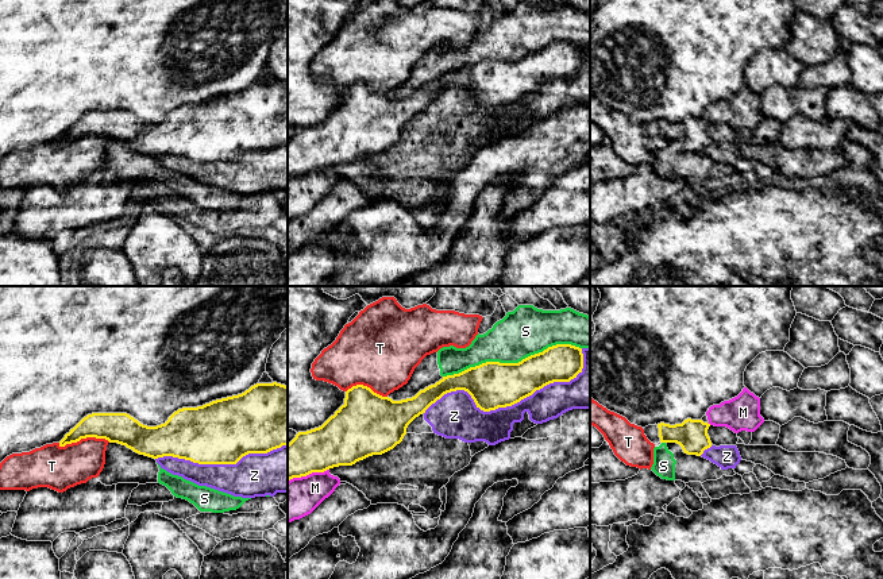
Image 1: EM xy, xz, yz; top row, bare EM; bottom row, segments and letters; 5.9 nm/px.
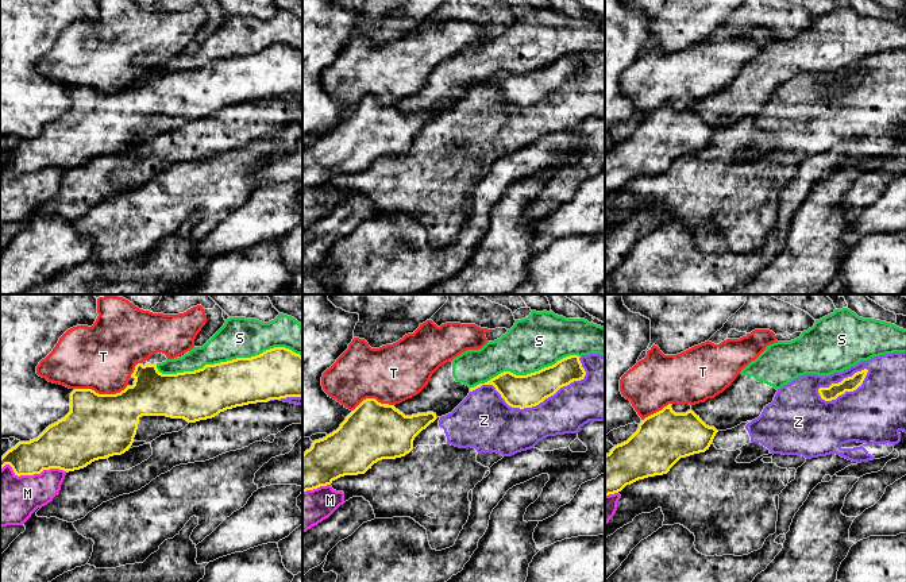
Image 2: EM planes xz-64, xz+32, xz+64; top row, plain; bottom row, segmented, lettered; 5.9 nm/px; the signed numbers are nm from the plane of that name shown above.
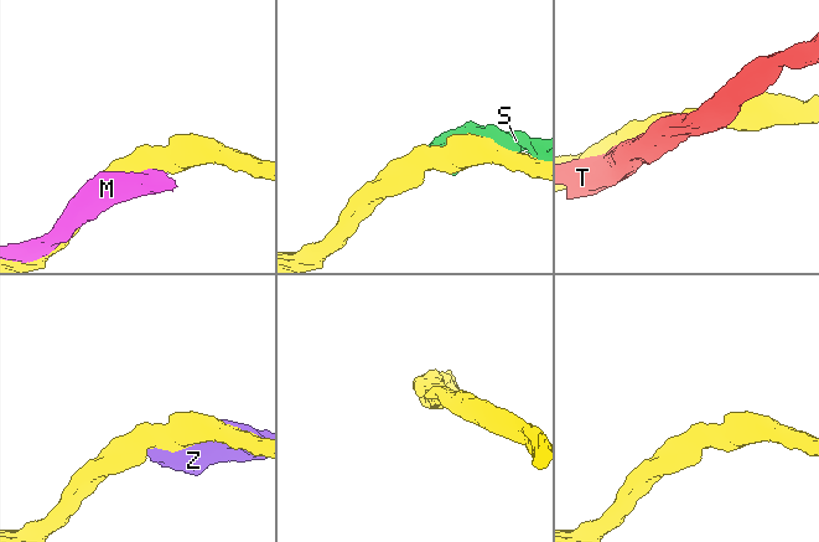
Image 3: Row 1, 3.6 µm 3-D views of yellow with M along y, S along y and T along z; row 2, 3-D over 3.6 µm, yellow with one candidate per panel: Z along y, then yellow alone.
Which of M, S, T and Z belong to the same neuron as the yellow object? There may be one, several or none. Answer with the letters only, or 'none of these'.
none of these

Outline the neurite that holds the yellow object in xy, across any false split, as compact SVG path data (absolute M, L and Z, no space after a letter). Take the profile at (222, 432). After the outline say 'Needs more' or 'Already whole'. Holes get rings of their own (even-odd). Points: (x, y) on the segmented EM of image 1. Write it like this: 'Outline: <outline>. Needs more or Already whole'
Outline: M257 383L238 395L178 409L157 426L143 425L127 413L92 413L65 435L59 447L86 437L105 439L153 459L173 456L198 464L236 464L248 453L267 453L288 445L288 386Z. Already whole

